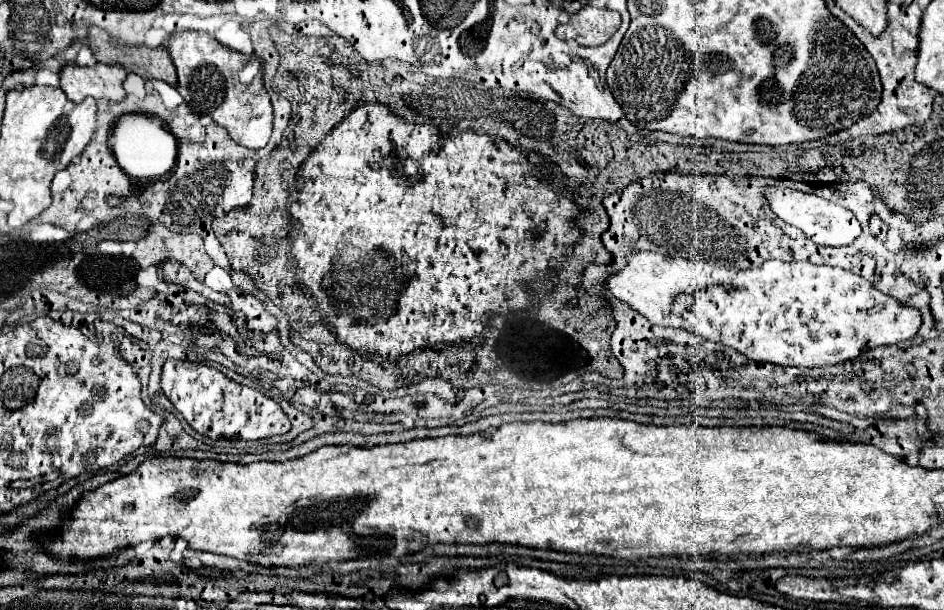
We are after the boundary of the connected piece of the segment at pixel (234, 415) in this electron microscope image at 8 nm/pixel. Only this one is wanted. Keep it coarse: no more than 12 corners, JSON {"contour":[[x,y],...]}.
{"contour":[[165,361],[161,389],[211,439],[287,433],[281,405],[221,371]]}

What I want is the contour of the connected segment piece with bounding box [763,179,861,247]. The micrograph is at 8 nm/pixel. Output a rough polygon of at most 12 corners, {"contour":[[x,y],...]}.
{"contour":[[785,179],[763,187],[771,211],[813,243],[859,237],[855,215]]}

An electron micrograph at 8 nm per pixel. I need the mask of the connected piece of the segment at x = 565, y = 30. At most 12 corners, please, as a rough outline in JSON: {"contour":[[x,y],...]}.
{"contour":[[585,5],[555,29],[559,39],[603,45],[621,25],[611,9]]}

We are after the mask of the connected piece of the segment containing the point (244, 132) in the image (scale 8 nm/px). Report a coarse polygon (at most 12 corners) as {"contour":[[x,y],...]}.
{"contour":[[207,33],[169,35],[177,91],[261,149],[273,109],[263,65]]}

